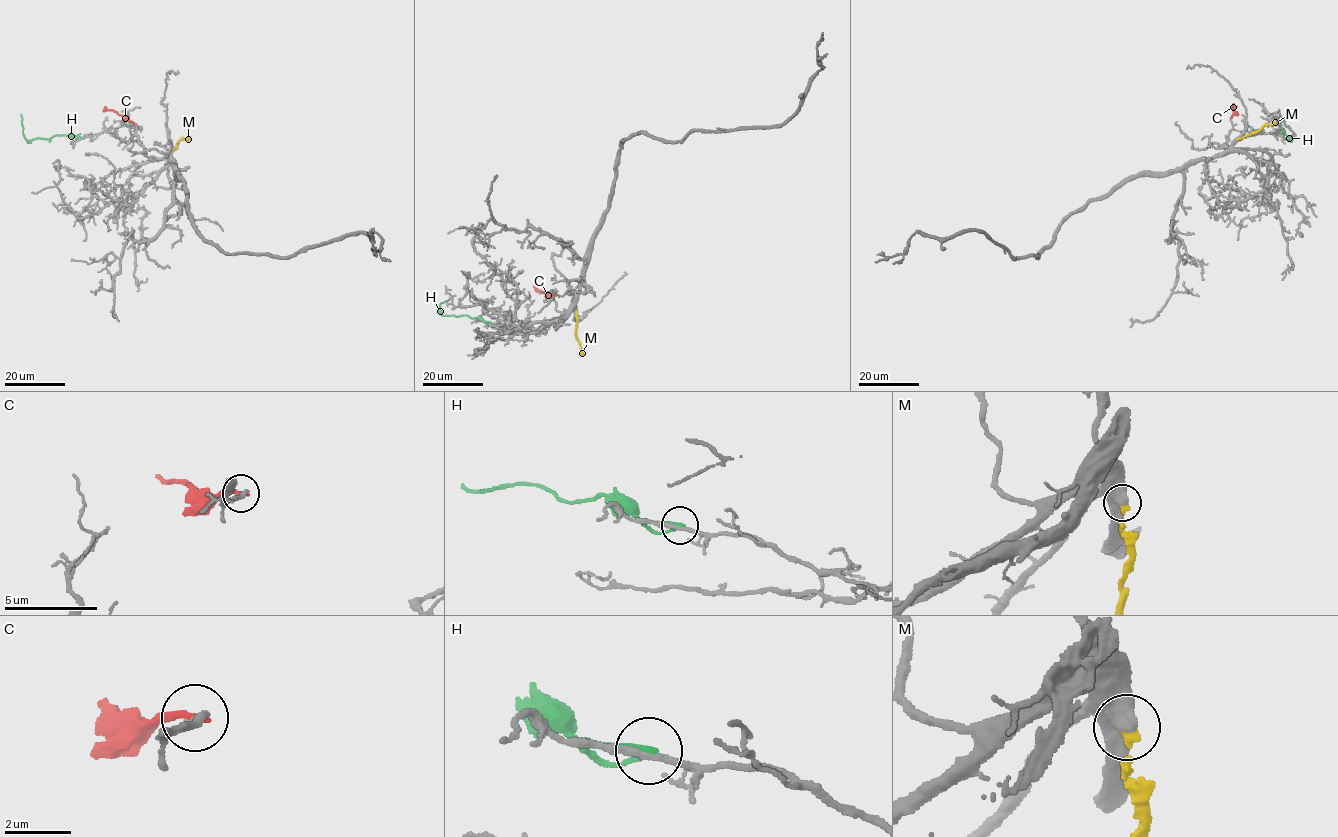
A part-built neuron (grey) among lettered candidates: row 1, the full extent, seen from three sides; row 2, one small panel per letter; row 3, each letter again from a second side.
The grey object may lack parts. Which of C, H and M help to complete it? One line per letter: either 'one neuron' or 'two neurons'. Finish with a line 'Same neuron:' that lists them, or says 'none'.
C: two neurons
H: two neurons
M: one neuron
Same neuron: M

